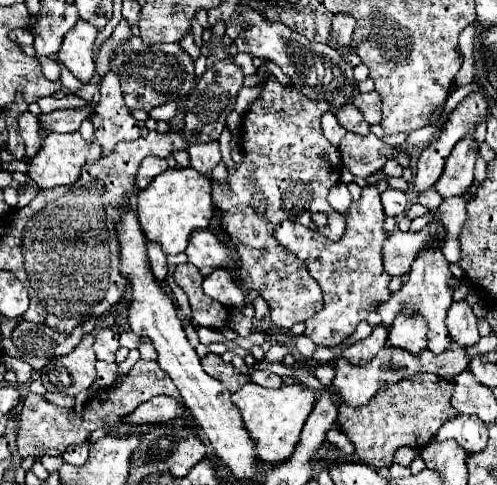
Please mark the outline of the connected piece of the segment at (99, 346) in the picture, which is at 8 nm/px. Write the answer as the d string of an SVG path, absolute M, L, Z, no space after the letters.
M101 328L99 334L95 336L95 344L93 344L97 360L113 364L117 348L119 348L119 334L115 334L111 328Z

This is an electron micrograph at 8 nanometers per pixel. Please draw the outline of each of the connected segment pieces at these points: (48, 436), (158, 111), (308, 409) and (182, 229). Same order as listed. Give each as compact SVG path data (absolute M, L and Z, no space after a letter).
M141 344L139 346L141 358L137 364L129 370L129 374L123 378L123 384L115 390L105 388L99 390L83 408L81 414L73 414L73 410L59 408L51 402L47 402L43 396L37 394L27 394L23 402L23 412L21 412L21 425L19 436L17 436L17 448L23 458L28 456L41 456L41 454L51 454L51 456L61 456L67 446L71 444L83 444L89 440L91 432L101 428L101 426L113 426L123 414L133 412L141 402L147 402L151 396L173 396L179 398L177 388L169 380L165 372L161 372L157 364L157 354L151 344Z
M169 102L169 104L165 104L165 106L157 106L157 108L153 108L153 110L149 112L149 118L169 122L169 120L171 120L175 114L177 114L177 104Z
M247 382L241 390L231 394L231 400L239 408L239 412L243 416L243 424L245 424L251 440L257 444L257 458L261 462L281 464L297 448L297 440L301 436L305 420L313 412L315 394L301 384L291 384L291 386L277 388L277 390L269 390L269 388L257 386L253 382Z
M169 168L159 174L149 188L137 194L139 224L147 240L155 240L163 246L165 254L185 252L189 236L197 228L207 228L215 216L211 202L211 180L201 176L195 168Z

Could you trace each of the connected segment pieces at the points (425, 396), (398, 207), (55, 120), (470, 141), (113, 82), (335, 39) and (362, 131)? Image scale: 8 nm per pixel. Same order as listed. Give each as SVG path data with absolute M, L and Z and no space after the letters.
M419 374L399 384L381 388L367 406L339 407L337 426L353 442L355 456L371 464L373 468L389 466L393 452L401 446L421 448L429 444L445 420L455 418L459 412L451 406L453 380L445 380L437 374Z
M387 188L387 190L381 194L381 204L383 204L383 210L385 210L387 216L403 214L403 212L407 210L405 192L395 190L395 188Z
M75 108L75 110L53 110L49 114L39 114L38 122L42 124L41 128L49 133L75 132L79 130L81 122L89 118L91 110L89 108Z
M473 136L459 140L459 144L455 144L453 152L445 162L445 170L435 184L435 190L443 198L465 194L467 188L473 184L473 176L475 176L473 170L475 170L477 156L479 156L479 148Z
M109 70L103 74L99 84L101 98L91 116L91 122L95 126L95 142L99 142L103 148L103 156L113 152L117 142L139 138L139 124L129 116L129 110L125 108L119 84L121 82L115 72Z
M338 13L335 15L332 22L331 38L329 39L329 46L337 50L339 44L343 43L345 46L350 46L354 27L356 26L356 19L349 13Z
M347 104L343 108L339 108L337 112L337 118L339 118L339 124L349 130L349 132L355 132L359 136L367 136L369 134L369 124L365 122L363 114L353 106L353 104Z

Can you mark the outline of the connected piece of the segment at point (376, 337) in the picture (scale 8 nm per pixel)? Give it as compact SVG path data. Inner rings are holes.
M375 326L371 336L345 348L341 352L341 356L347 358L351 364L367 364L385 346L385 342L387 342L387 330L383 326Z

